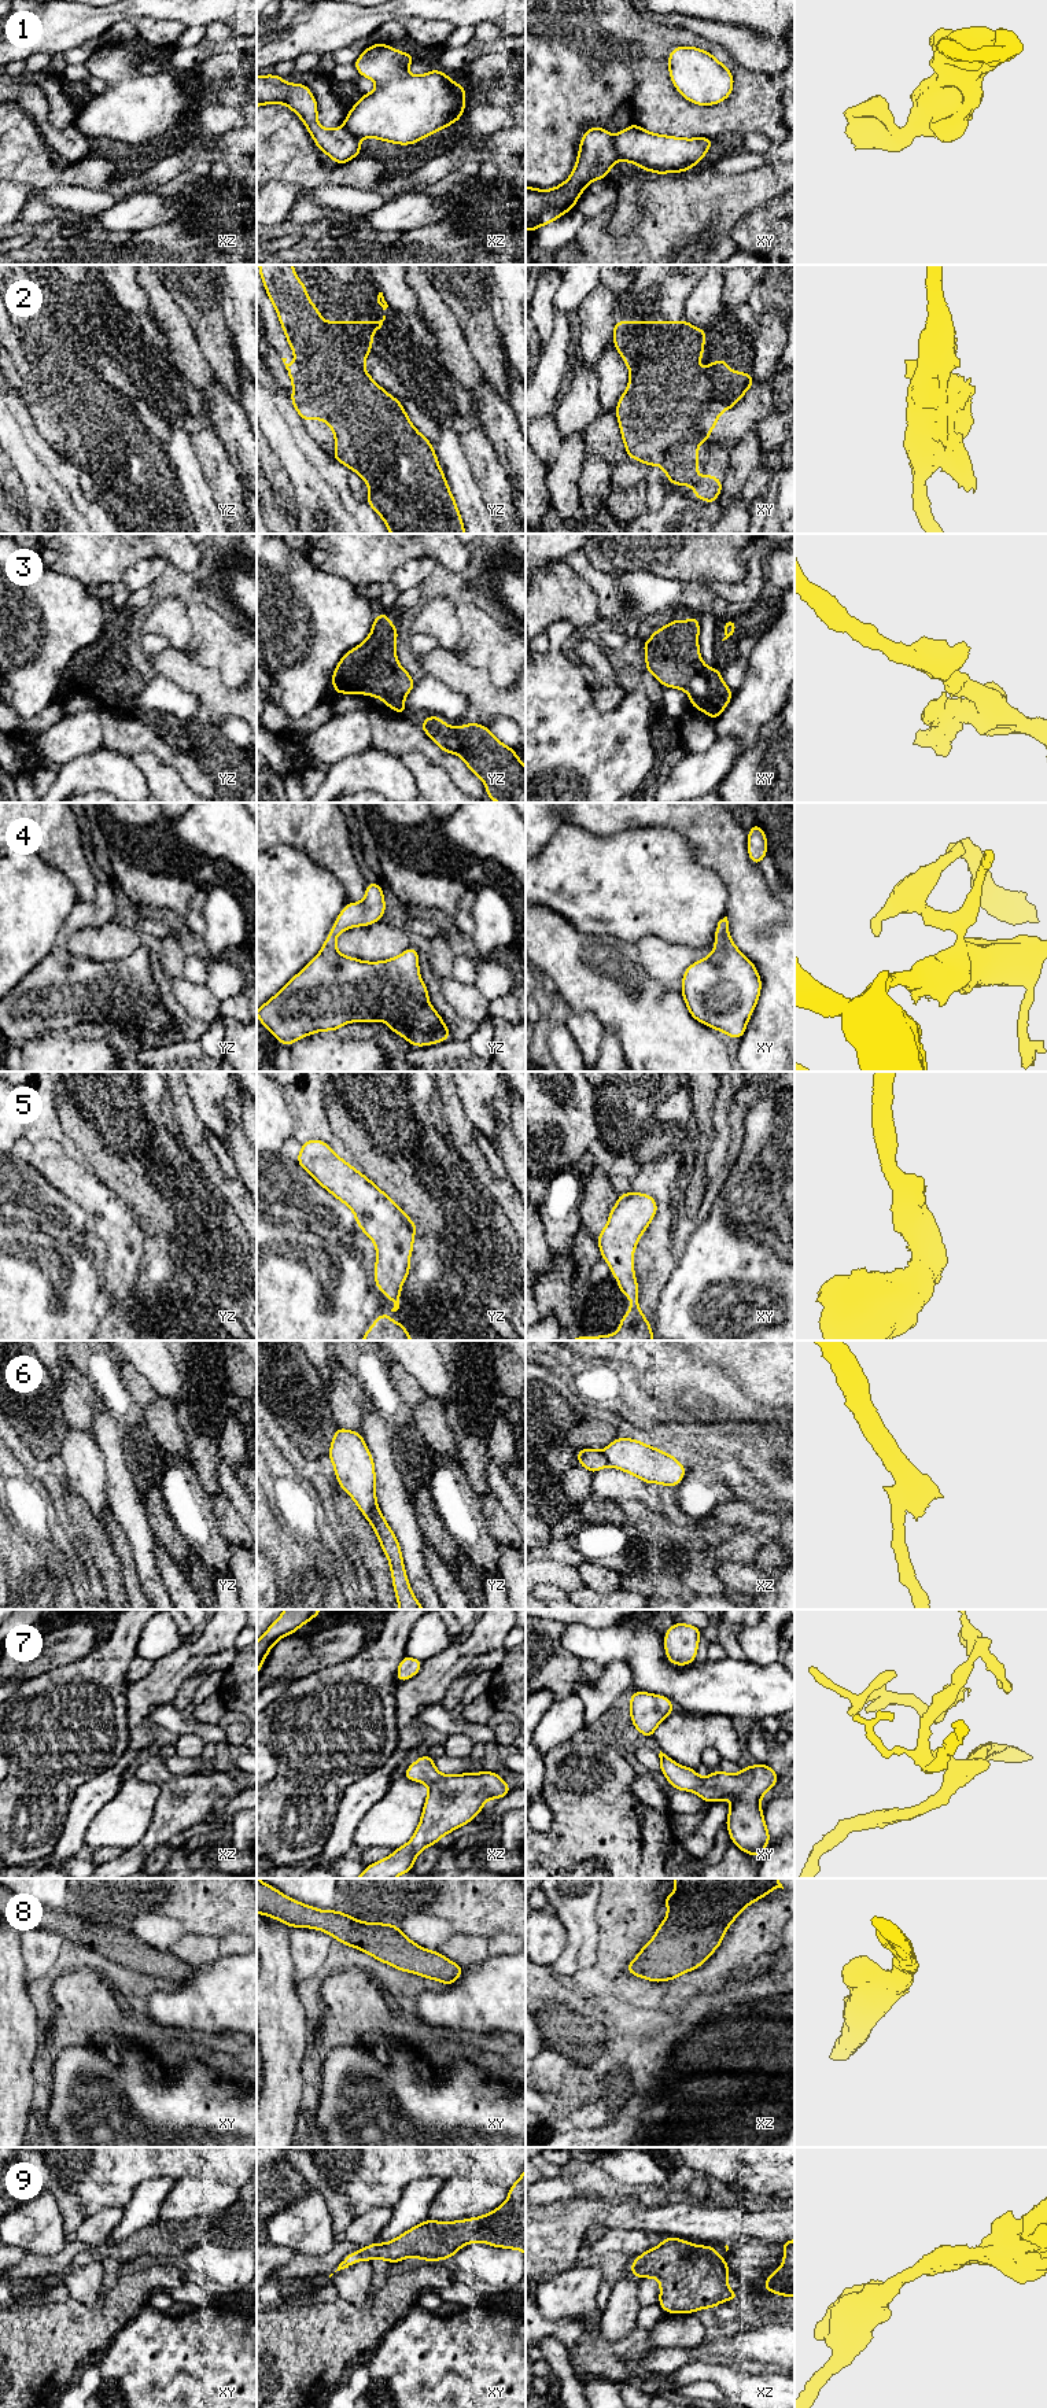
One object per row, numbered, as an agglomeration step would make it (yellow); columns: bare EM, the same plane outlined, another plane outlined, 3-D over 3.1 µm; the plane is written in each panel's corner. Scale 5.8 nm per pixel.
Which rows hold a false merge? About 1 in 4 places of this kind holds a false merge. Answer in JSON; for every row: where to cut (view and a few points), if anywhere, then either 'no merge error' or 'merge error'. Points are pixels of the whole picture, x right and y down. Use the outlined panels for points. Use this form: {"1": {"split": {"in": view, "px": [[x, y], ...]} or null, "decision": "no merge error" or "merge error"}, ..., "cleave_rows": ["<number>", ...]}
{"1": {"split": {"in": "xy", "px": [[612, 136], [615, 151], [620, 159]]}, "decision": "merge error"}, "2": {"split": null, "decision": "no merge error"}, "3": {"split": null, "decision": "no merge error"}, "4": {"split": null, "decision": "no merge error"}, "5": {"split": null, "decision": "no merge error"}, "6": {"split": {"in": "yz", "px": [[378, 1507], [375, 1509], [373, 1527]]}, "decision": "merge error"}, "7": {"split": null, "decision": "no merge error"}, "8": {"split": null, "decision": "no merge error"}, "9": {"split": null, "decision": "no merge error"}, "cleave_rows": ["1", "6"]}

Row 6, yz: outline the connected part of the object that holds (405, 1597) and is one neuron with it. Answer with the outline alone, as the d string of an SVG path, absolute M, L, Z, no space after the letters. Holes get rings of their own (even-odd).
M379 1508L375 1509L373 1528L383 1548L383 1552L387 1556L390 1563L392 1586L397 1596L398 1608L399 1609L424 1609L410 1589L410 1583L405 1572L405 1564L402 1559L399 1541L397 1539L394 1531L390 1528L388 1523L386 1522Z

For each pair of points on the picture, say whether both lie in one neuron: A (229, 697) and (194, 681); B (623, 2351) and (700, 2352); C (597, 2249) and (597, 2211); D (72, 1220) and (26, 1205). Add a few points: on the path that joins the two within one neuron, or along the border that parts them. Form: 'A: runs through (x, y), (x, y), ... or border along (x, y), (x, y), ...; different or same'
A: runs through (221, 697), (202, 681); same
B: border along (659, 2348), (642, 2359), (644, 2367); different
C: border along (641, 2228), (609, 2230); different
D: runs through (61, 1219), (47, 1205), (37, 1205); same

